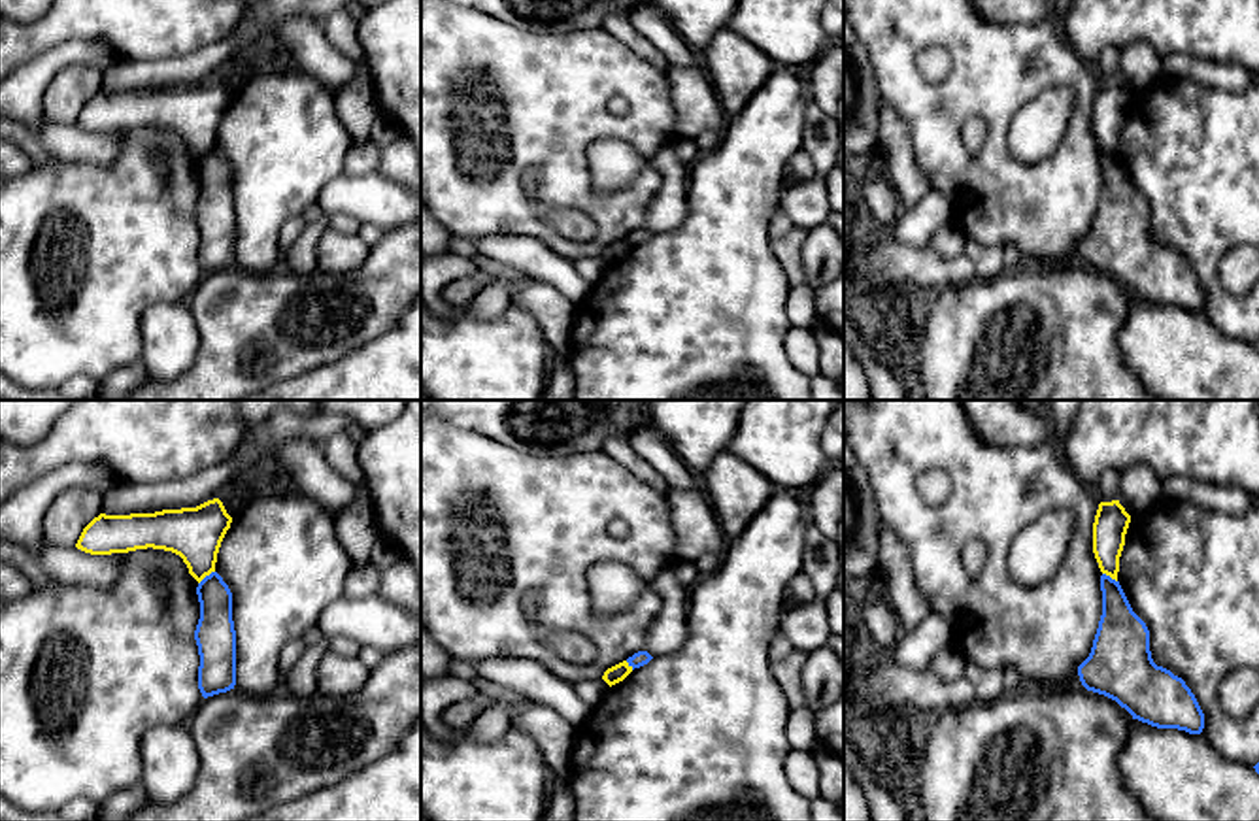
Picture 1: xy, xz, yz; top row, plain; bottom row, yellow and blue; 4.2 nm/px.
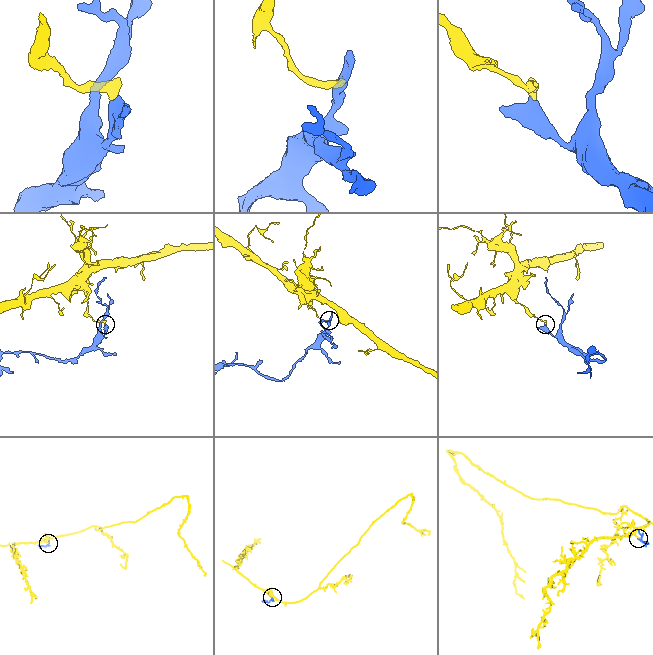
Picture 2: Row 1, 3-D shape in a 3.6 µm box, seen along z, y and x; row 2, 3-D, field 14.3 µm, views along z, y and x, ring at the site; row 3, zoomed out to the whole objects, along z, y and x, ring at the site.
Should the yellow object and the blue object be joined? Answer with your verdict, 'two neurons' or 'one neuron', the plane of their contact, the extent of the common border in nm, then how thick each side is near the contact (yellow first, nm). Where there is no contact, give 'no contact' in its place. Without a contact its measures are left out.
two neurons; contact in xy; length 90 nm; calibres 220 and 160 nm

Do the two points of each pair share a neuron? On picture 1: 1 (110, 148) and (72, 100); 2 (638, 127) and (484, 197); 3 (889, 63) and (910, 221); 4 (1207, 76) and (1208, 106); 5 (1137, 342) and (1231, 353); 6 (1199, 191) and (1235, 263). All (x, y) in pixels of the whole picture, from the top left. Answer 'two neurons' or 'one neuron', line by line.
1: two neurons
2: one neuron
3: two neurons
4: two neurons
5: one neuron
6: two neurons

